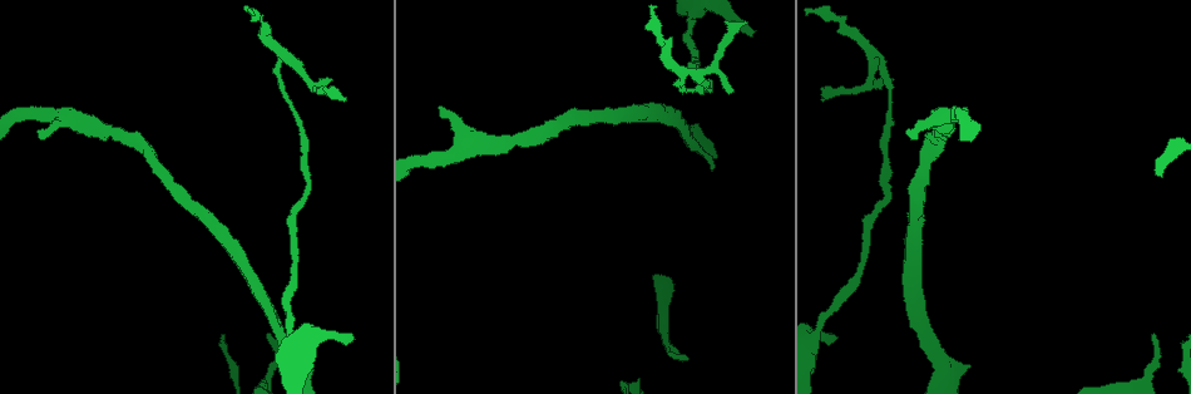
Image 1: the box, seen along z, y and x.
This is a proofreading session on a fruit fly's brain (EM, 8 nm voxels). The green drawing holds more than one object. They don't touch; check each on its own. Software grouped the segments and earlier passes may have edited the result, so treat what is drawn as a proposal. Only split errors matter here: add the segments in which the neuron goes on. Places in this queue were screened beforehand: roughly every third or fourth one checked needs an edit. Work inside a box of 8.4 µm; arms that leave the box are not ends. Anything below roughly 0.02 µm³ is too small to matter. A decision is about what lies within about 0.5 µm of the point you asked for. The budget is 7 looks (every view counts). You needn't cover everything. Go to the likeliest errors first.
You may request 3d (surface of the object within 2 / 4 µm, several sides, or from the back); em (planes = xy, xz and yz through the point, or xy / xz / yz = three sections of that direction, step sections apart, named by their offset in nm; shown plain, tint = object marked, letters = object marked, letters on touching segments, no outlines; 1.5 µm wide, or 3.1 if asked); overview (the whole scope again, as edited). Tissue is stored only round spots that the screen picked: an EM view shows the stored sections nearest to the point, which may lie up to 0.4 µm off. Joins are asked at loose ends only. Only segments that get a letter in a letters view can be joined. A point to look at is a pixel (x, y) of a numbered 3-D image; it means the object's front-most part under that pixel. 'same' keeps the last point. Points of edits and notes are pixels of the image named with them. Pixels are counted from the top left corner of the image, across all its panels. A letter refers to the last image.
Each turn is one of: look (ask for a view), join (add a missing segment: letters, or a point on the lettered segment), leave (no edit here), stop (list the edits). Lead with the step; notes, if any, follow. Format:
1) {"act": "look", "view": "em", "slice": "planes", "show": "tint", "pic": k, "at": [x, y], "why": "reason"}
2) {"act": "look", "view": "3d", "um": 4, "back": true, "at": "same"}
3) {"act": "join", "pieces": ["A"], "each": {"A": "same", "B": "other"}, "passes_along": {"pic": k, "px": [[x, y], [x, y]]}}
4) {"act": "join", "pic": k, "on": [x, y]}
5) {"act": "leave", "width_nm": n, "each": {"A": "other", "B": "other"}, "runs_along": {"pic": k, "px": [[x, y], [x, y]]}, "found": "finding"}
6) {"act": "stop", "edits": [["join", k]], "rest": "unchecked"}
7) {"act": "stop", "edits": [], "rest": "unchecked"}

{"act": "look", "view": "em", "slice": "planes", "show": "letters", "pic": 1, "at": [714, 167], "why": "an open end"}

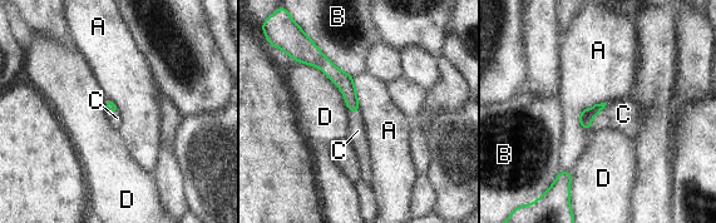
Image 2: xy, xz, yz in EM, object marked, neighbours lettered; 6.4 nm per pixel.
{"act": "join", "pieces": ["C"], "each": {"A": "other", "B": "other", "C": "same", "D": "other"}, "passes_along": {"pic": 2, "px": [[586, 115], [597, 114], [623, 114]]}, "found": "it goes on there"}

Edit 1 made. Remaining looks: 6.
{"act": "look", "view": "3d", "um": 2, "pic": 1, "at": [439, 106], "why": "free end"}

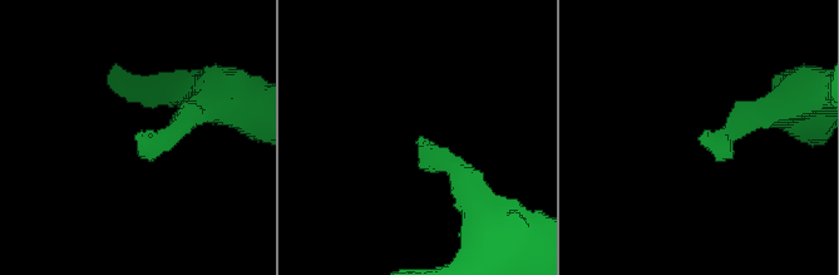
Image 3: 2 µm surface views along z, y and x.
{"act": "look", "view": "em", "slice": "xy", "step": 4, "show": "letters", "pic": 3, "at": [419, 143], "why": "shape alone is not enough"}

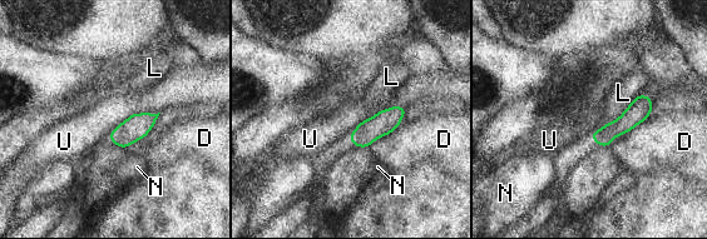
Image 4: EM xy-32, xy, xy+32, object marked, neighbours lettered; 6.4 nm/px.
{"act": "leave", "each": {"D": "other", "L": "other", "N": "other", "U": "other"}, "runs_along": {"pic": 4, "px": [[648, 101], [621, 127], [598, 140]]}, "found": "none of them fits"}

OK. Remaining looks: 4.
{"act": "look", "view": "3d", "um": 4, "back": true, "pic": 1, "at": [836, 336], "why": "an open end"}

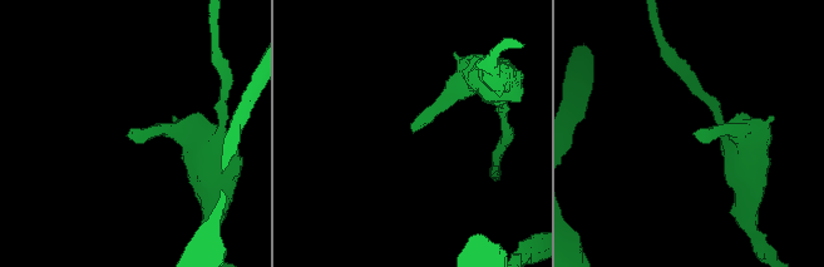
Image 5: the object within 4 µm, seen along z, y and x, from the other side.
{"act": "look", "view": "em", "slice": "planes", "show": "tint", "pic": 5, "at": [133, 134], "why": "shape alone is not enough"}

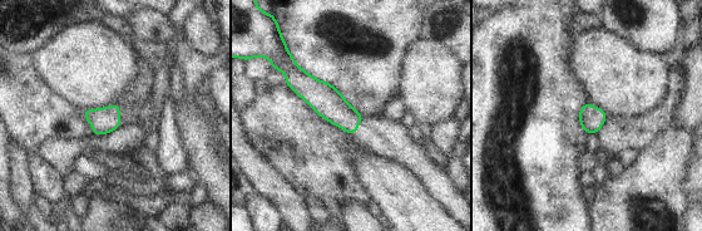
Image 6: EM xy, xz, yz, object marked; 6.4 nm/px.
{"act": "look", "view": "em", "slice": "planes", "show": "letters", "at": "same", "why": "what lies round it"}

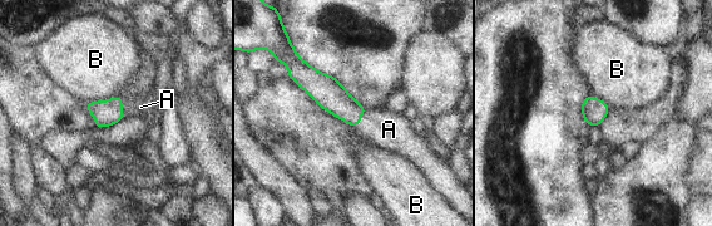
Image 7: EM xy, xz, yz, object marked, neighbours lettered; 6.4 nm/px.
{"act": "join", "pieces": ["A"], "each": {"A": "same", "B": "other"}, "passes_along": {"pic": 7, "px": [[330, 94], [361, 117], [389, 129]]}, "found": "it goes on there"}

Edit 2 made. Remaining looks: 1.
{"act": "stop", "edits": [["join", 2], ["join", 7]], "rest": "unchecked"}

